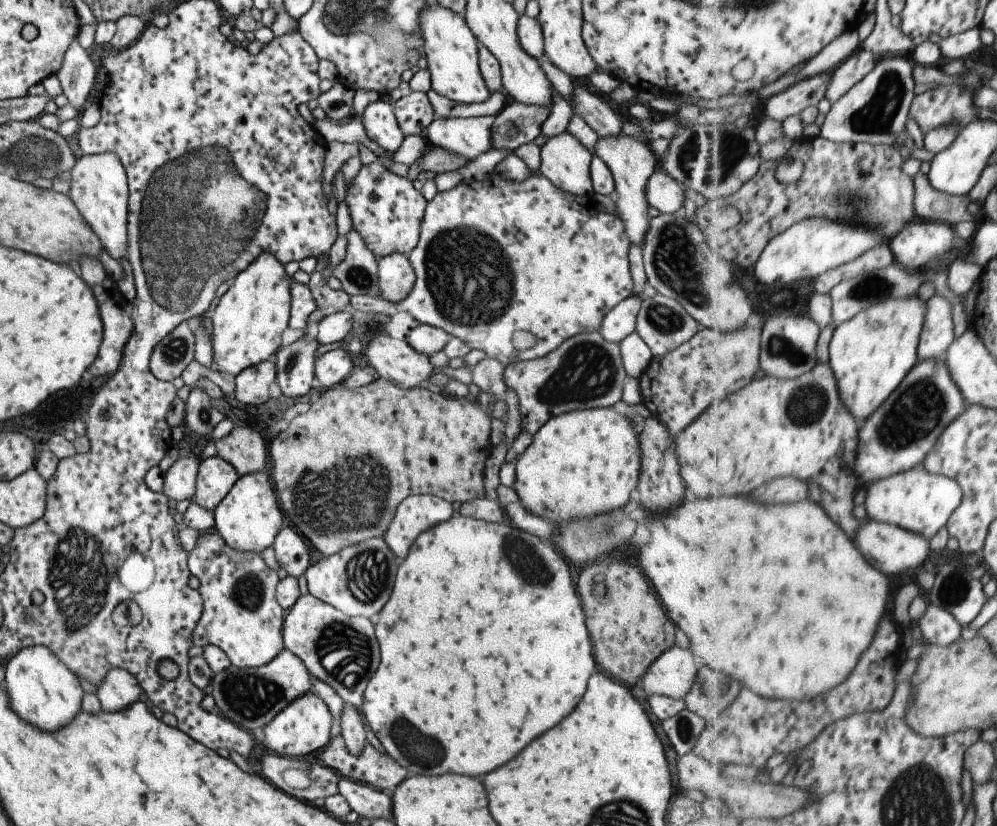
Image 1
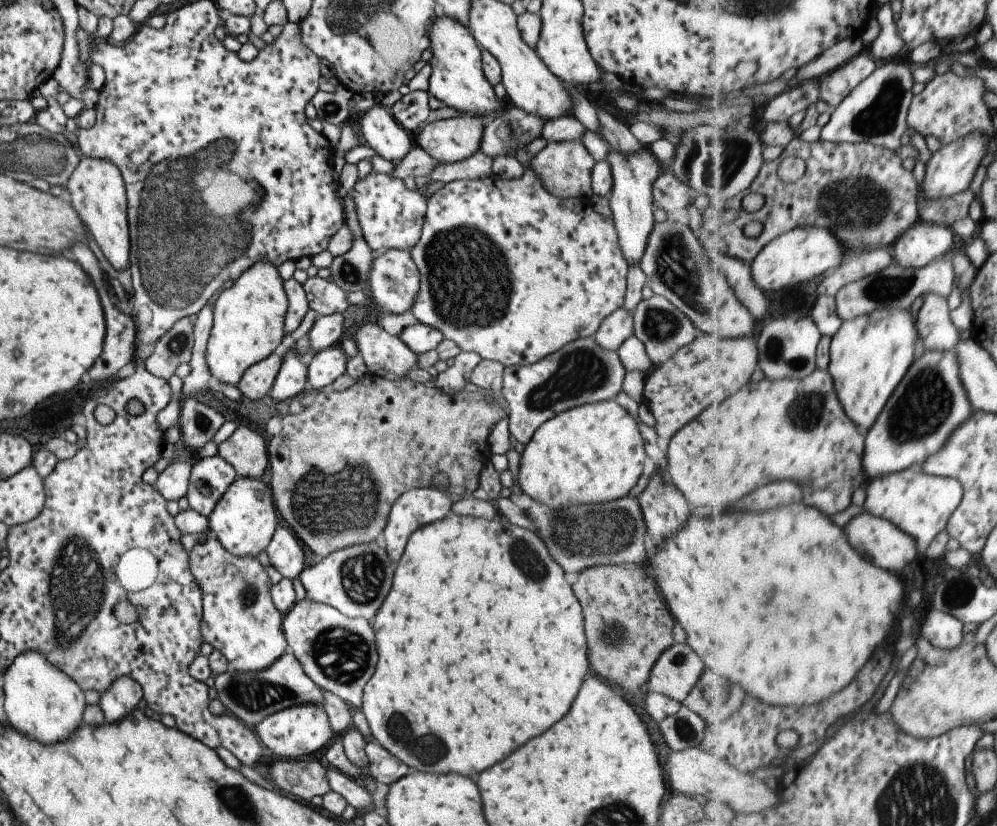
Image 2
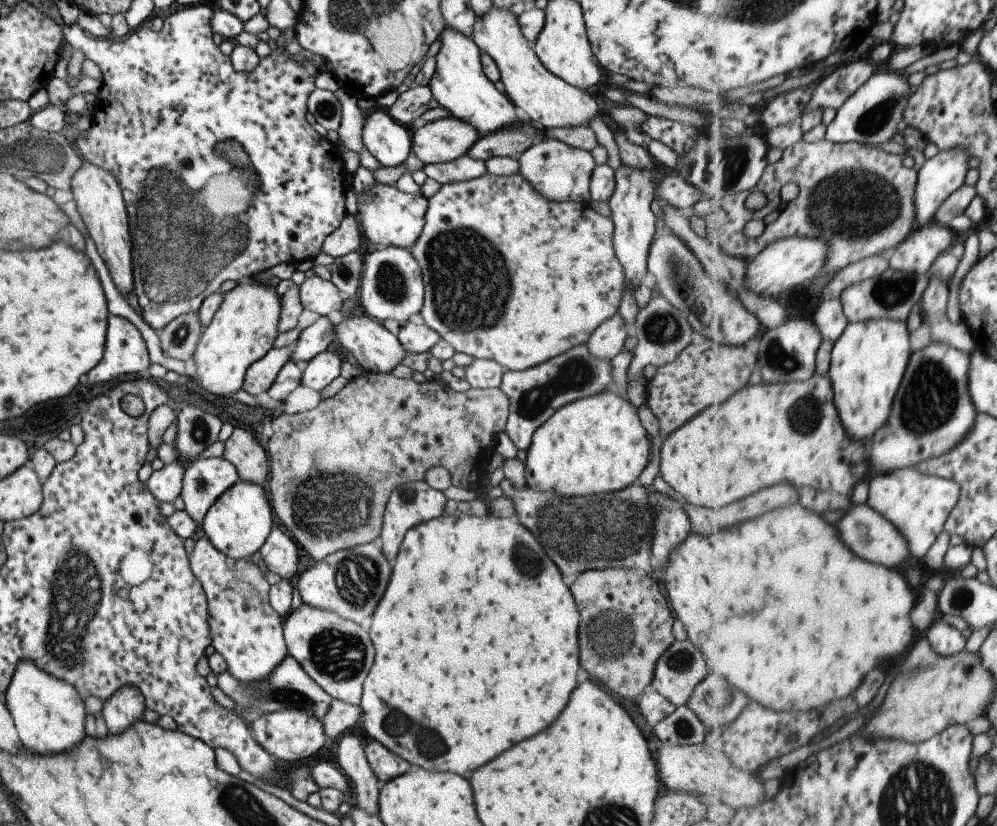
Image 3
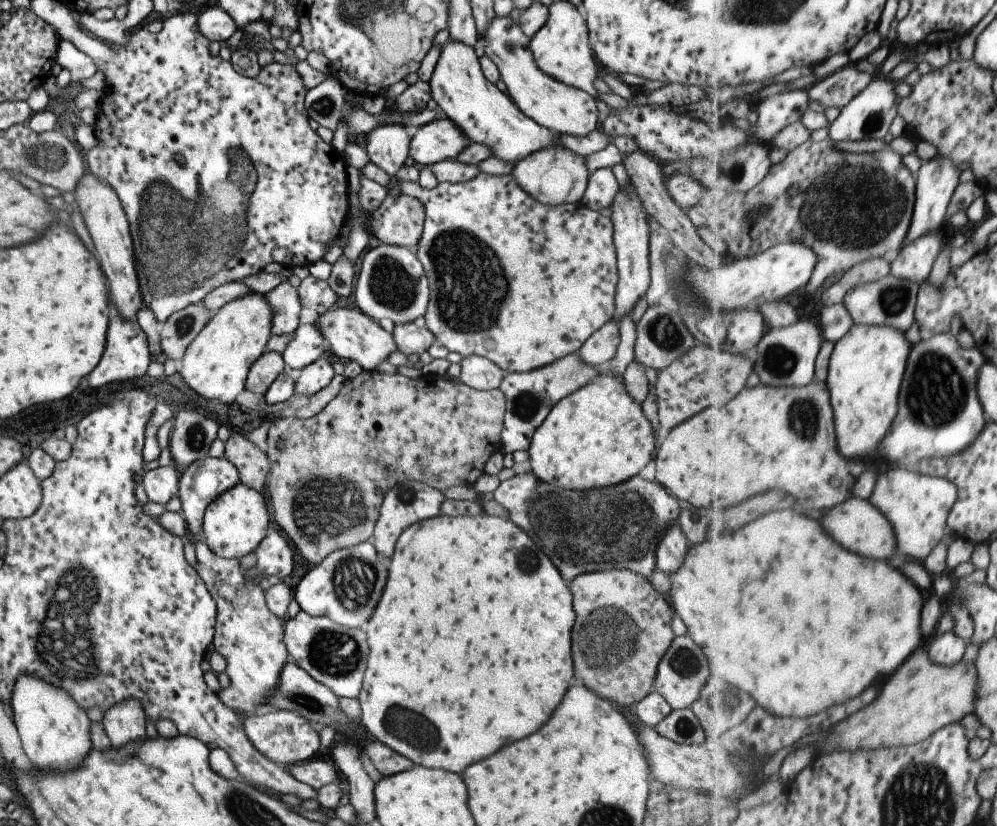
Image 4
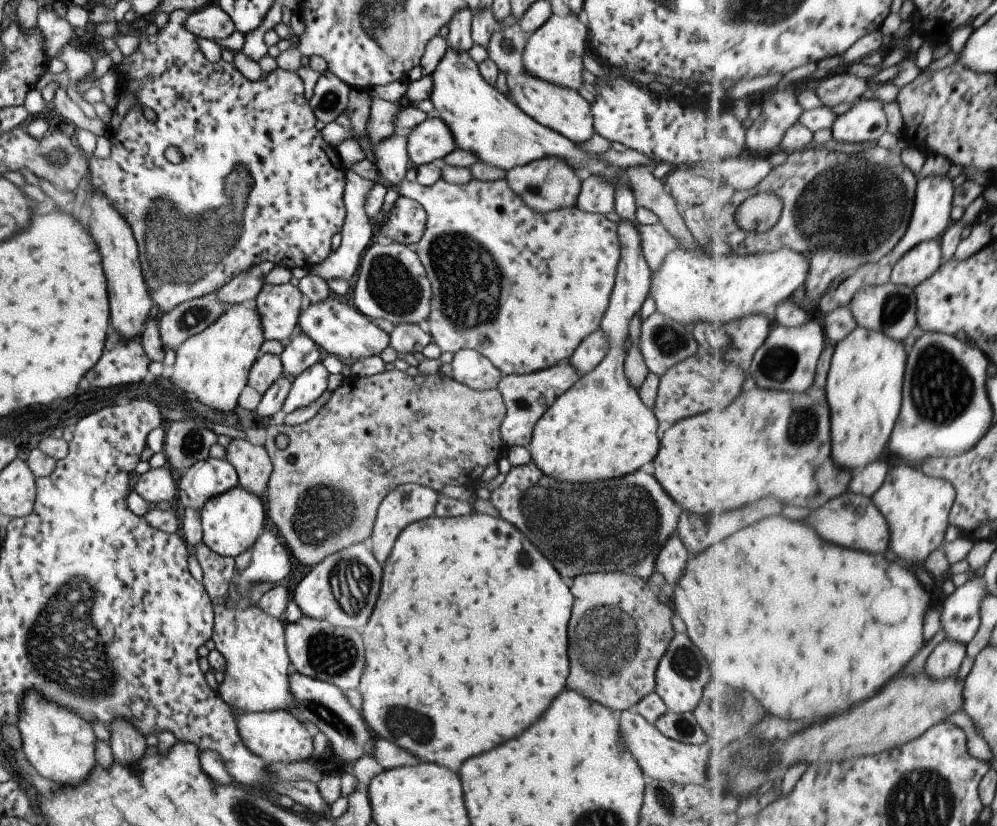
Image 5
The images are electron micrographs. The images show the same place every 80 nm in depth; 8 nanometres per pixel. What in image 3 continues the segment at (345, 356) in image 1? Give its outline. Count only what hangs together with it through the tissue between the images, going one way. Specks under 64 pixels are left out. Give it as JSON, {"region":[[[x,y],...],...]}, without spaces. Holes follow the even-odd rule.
{"region":[[[334,347],[325,349],[302,365],[300,384],[319,393],[331,380],[339,376],[341,362]]]}

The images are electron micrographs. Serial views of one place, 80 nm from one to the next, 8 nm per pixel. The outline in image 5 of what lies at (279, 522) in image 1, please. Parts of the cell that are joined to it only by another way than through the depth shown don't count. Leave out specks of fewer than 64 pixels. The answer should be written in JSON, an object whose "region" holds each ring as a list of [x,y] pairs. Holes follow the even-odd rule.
{"region":[[[239,485],[211,497],[202,504],[199,512],[202,541],[211,552],[224,557],[233,557],[249,550],[259,535],[265,530],[265,509],[261,499],[253,493],[243,490]]]}

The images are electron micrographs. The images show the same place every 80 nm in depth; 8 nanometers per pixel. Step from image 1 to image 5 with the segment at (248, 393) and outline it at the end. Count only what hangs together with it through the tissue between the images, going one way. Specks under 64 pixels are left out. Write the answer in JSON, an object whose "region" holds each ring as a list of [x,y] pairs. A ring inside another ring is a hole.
{"region":[[[265,353],[251,365],[247,375],[247,385],[262,395],[282,374],[280,355]]]}

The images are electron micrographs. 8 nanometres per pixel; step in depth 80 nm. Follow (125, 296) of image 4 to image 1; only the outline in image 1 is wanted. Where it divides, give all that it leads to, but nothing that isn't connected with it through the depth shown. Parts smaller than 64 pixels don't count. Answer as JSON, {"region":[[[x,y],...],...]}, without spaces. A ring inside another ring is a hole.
{"region":[[[112,152],[81,155],[70,168],[68,197],[77,207],[81,218],[100,240],[105,252],[115,260],[126,254],[128,184],[119,157]]]}

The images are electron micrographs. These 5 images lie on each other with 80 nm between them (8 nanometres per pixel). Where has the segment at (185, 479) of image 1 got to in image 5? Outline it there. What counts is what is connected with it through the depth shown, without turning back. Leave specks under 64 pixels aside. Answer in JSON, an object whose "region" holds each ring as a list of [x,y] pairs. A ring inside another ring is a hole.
{"region":[[[168,466],[150,468],[140,474],[133,491],[151,504],[173,503],[176,496],[176,476]]]}

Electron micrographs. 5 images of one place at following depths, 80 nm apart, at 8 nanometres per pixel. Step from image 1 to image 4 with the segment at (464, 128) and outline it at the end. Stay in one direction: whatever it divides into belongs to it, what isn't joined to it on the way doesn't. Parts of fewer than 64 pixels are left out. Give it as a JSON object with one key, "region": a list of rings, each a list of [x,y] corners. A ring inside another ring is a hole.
{"region":[[[447,117],[437,118],[411,132],[408,156],[425,167],[455,159],[469,143],[470,140],[454,122]]]}

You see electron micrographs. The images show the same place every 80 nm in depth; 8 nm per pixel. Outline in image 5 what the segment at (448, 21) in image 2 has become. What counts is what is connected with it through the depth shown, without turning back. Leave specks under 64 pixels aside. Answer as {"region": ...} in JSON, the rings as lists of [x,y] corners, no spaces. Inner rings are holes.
{"region":[[[447,49],[431,74],[432,91],[429,100],[434,106],[434,114],[441,119],[457,149],[474,152],[478,160],[504,171],[527,164],[543,157],[557,157],[572,166],[582,176],[605,177],[615,186],[615,178],[625,176],[625,169],[607,165],[596,155],[580,149],[575,143],[557,134],[550,128],[541,126],[529,118],[503,89],[487,84],[479,74],[478,64],[467,52]]]}

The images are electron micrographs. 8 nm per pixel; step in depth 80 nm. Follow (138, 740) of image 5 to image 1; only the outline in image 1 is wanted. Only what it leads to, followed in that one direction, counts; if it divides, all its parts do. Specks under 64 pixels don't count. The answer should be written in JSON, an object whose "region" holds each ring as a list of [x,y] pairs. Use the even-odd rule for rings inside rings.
{"region":[[[114,668],[105,673],[94,693],[100,702],[100,708],[114,713],[137,701],[141,692],[135,678],[125,669]]]}

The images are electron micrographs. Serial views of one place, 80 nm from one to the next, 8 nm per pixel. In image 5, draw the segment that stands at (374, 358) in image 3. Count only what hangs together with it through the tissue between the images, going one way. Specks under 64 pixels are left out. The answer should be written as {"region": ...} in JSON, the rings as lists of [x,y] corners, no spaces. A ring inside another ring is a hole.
{"region":[[[332,295],[329,299],[324,301],[309,304],[308,308],[300,313],[298,316],[298,326],[301,332],[304,332],[315,344],[323,348],[325,352],[328,352],[335,357],[339,356],[344,362],[351,360],[361,361],[363,358],[369,358],[369,356],[377,356],[381,350],[385,350],[389,346],[388,334],[381,331],[368,316],[361,314],[355,307],[352,308],[346,303],[341,303],[339,299]]]}

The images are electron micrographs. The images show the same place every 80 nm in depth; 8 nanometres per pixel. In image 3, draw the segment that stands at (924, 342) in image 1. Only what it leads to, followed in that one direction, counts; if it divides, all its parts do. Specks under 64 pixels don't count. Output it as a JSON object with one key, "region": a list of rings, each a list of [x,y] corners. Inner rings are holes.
{"region":[[[939,276],[934,277],[920,302],[921,322],[930,331],[931,343],[949,343],[956,349],[971,353],[977,348],[972,332],[965,323],[949,321],[947,302],[949,286]]]}

